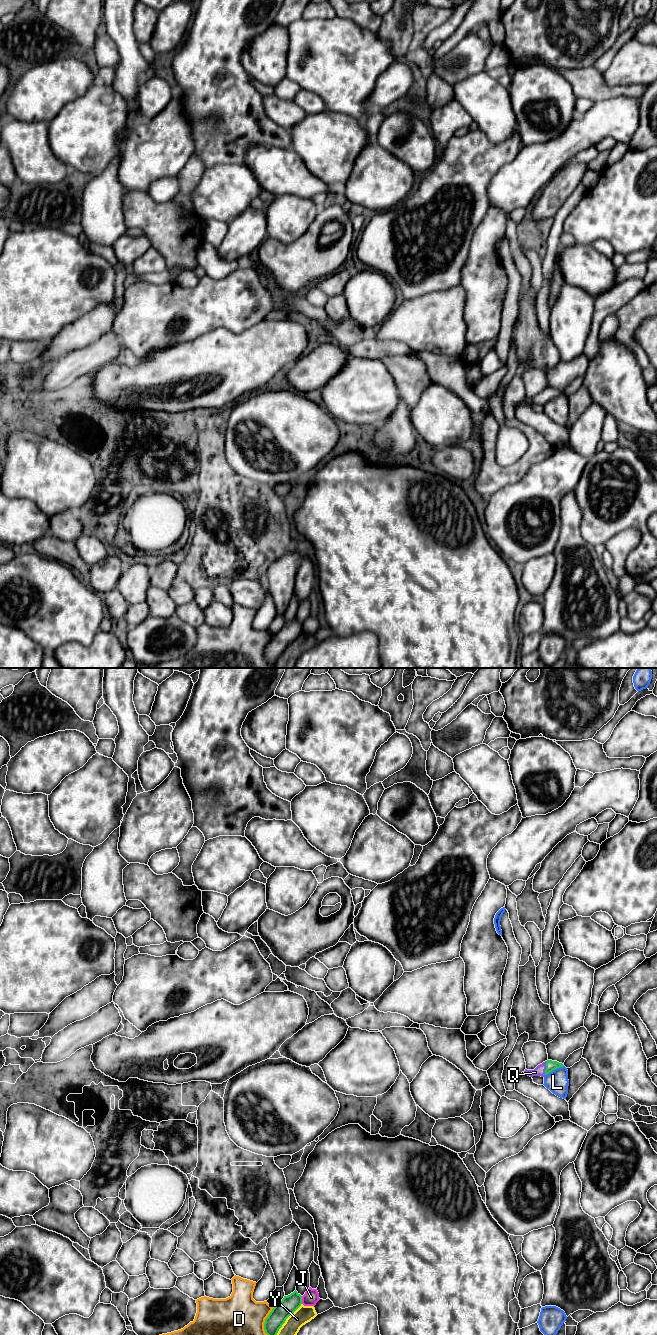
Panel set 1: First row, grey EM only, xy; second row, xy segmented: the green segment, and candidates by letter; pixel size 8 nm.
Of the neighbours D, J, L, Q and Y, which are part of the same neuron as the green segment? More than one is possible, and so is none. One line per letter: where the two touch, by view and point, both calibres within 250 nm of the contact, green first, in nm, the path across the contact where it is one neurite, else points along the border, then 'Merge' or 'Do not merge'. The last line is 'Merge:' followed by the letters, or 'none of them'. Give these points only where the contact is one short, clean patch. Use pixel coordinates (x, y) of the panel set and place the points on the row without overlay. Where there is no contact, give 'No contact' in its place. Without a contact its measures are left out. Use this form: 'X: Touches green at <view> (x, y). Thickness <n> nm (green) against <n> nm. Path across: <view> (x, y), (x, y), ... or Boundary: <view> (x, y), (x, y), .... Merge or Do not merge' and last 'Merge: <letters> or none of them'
D: Touches green at xy (264, 651). Thickness 140 nm (green) against 480 nm. Do not merge
J: Touches green at xy (301, 628). Thickness 140 nm (green) against 120 nm. Do not merge
L: Touches green at xy (554, 397). Thickness 80 nm (green) against 180 nm. Do not merge
Q: Touches green at xy (546, 396). Thickness 80 nm (green) against 80 nm. Path across: xy (551, 393), (546, 396), (540, 397). Merge
Y: Touches green at xy (285, 648). Thickness 140 nm (green) against 160 nm. Do not merge
Merge: Q

